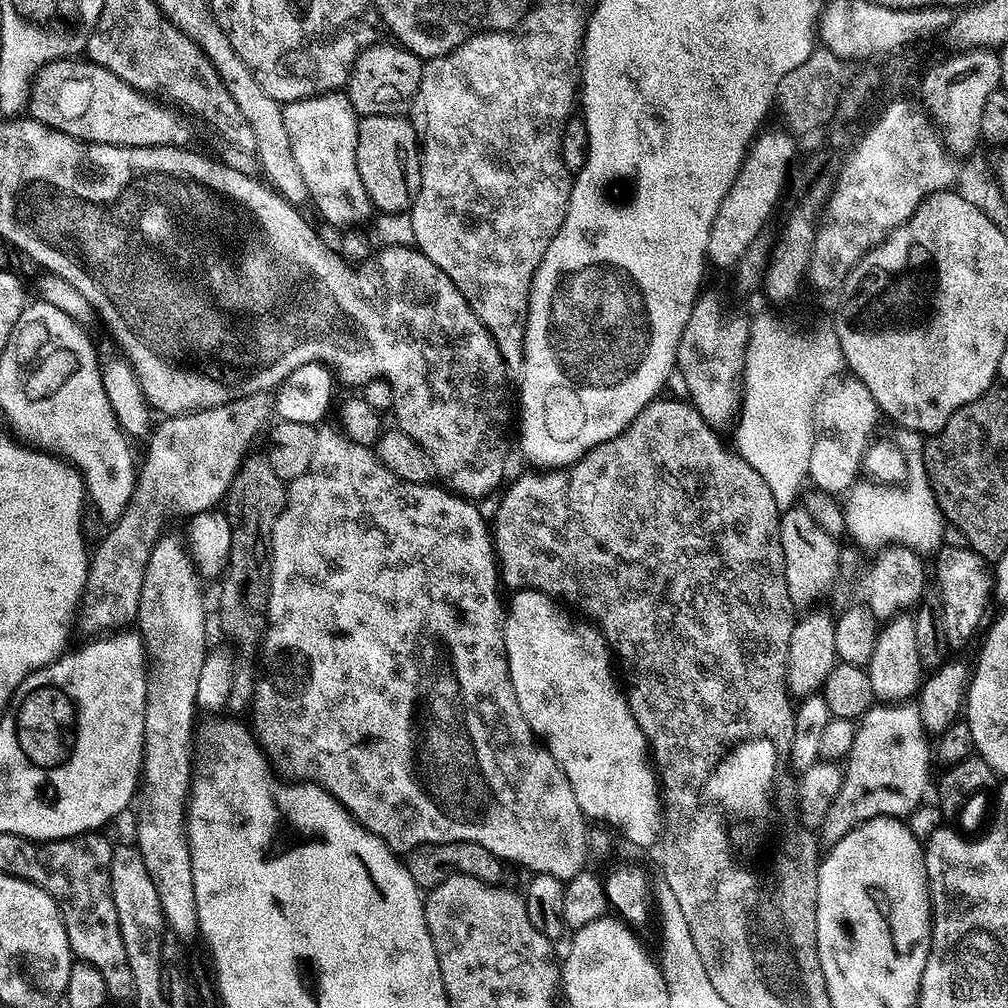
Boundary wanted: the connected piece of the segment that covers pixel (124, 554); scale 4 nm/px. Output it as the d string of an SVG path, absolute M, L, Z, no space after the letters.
M271 391L259 392L258 394L250 394L238 400L231 400L226 402L222 406L214 406L213 408L207 408L201 412L181 412L179 414L169 415L160 425L151 429L150 435L147 437L146 443L148 443L148 454L144 460L142 460L142 467L139 469L136 477L136 488L132 492L132 501L126 506L126 510L120 516L119 520L115 524L111 525L107 529L108 533L100 540L100 545L93 547L90 552L90 559L88 562L88 581L84 587L84 598L80 603L80 611L78 613L79 627L84 627L86 631L92 632L88 634L104 634L109 630L120 630L125 626L131 625L136 619L138 614L138 602L140 601L140 595L142 594L142 578L144 577L144 571L146 570L146 562L150 558L152 548L156 545L156 539L162 534L162 528L160 523L164 520L164 504L176 504L176 508L180 512L185 512L186 515L195 517L197 514L208 514L213 511L212 507L216 503L223 501L228 494L228 487L231 486L232 480L236 477L236 472L240 468L240 463L244 460L244 457L249 455L250 449L248 448L252 444L252 436L256 436L260 431L265 428L266 425L273 419L274 409L276 407L276 397Z

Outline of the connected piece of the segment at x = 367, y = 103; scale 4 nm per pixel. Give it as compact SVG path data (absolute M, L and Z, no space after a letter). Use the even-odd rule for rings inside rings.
M378 42L357 58L348 76L346 95L357 117L403 116L411 109L422 82L424 64L421 57L393 43Z

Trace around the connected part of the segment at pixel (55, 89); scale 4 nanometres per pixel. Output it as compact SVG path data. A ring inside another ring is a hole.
M87 58L47 64L32 83L27 111L31 119L90 144L123 148L171 148L188 144L188 128L171 107L131 88L122 78Z

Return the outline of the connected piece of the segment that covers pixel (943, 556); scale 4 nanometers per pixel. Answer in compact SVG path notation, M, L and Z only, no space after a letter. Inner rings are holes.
M955 542L944 544L941 548L940 545L933 547L931 554L926 559L928 572L926 568L926 573L922 579L926 589L927 601L936 611L938 630L942 630L942 654L945 662L965 661L969 657L969 654L975 649L990 616L993 599L993 577L990 575L989 565L984 564L987 564L985 557L974 554Z

